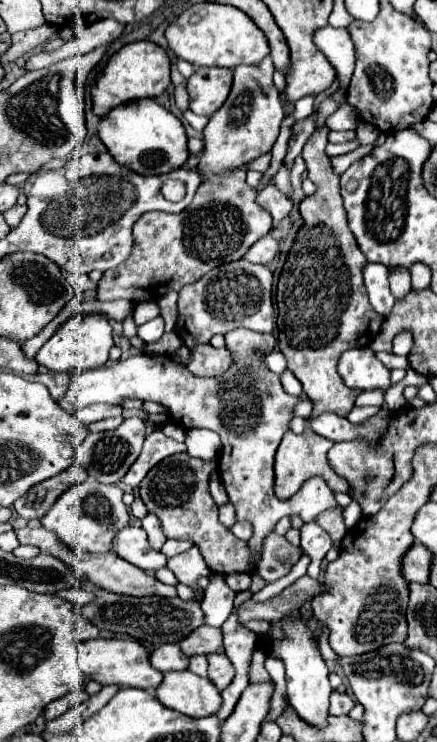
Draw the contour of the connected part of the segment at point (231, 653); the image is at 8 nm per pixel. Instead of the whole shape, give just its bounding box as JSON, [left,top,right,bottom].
[217,614,259,720]

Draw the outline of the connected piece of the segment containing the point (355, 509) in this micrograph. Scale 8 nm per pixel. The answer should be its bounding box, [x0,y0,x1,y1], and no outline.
[343,488,363,529]

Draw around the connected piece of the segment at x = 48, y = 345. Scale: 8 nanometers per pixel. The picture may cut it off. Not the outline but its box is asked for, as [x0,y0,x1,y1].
[35,312,115,372]

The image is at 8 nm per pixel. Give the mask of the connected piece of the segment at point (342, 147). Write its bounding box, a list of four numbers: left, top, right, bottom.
[327,140,359,156]

